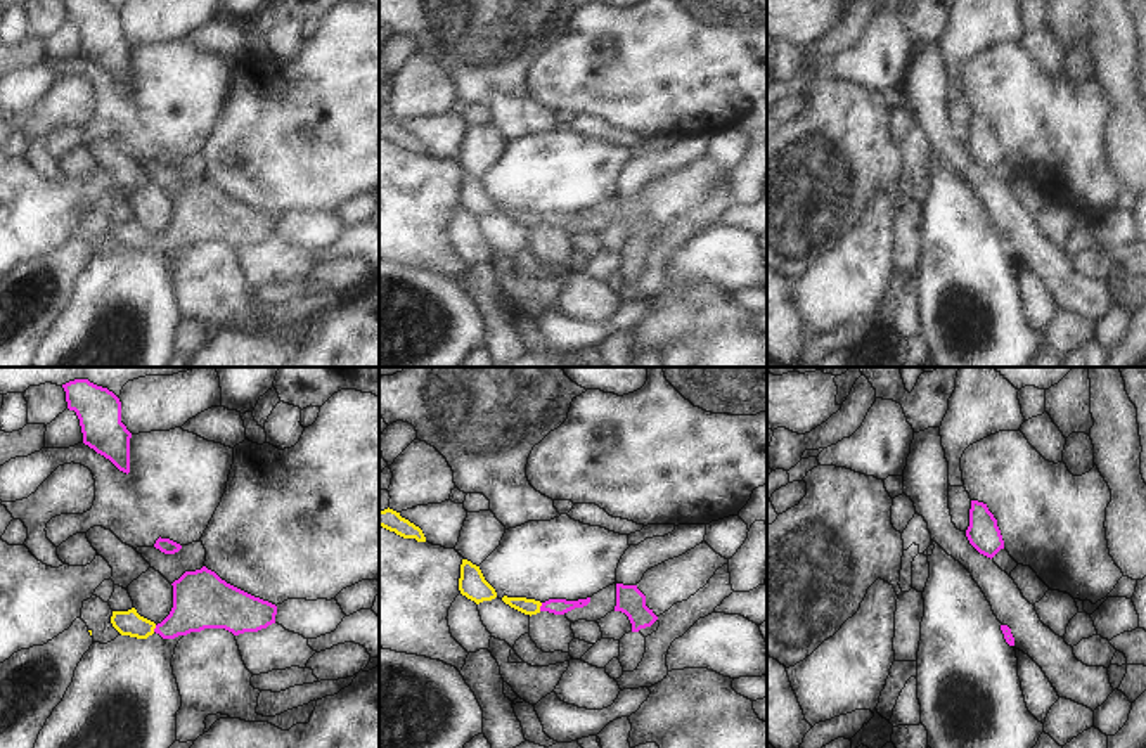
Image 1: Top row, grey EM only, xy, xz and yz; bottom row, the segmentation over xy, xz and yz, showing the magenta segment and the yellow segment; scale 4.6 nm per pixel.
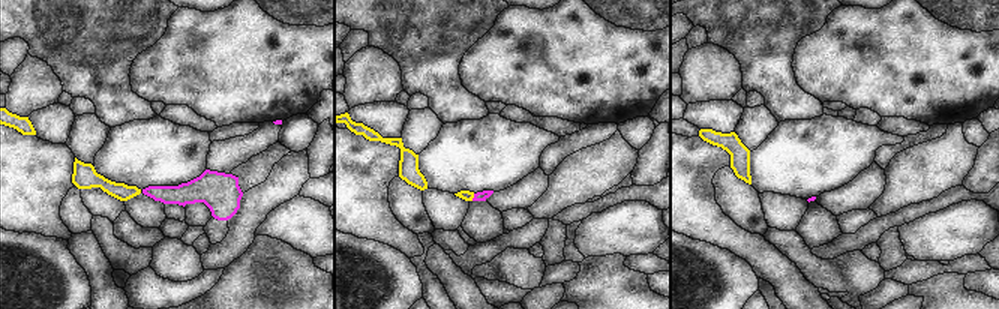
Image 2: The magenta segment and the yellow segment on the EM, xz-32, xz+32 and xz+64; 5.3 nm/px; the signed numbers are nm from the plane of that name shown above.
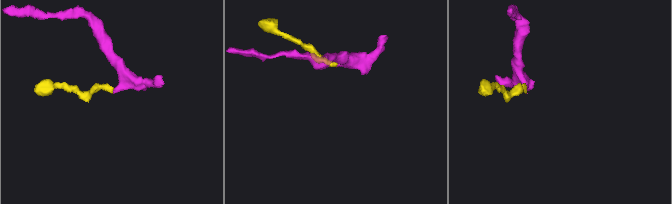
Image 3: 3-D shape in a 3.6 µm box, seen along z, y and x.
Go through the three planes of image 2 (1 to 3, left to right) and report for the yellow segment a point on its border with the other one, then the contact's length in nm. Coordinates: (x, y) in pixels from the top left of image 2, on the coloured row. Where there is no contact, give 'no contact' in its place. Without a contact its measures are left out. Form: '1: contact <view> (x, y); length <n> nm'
1: no contact
2: contact xz+32 (474, 197); length 40 nm
3: no contact

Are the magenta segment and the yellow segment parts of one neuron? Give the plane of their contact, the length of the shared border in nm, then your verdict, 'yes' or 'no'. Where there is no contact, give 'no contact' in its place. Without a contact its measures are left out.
meets magenta in xz; contact 40 nm long; yes

